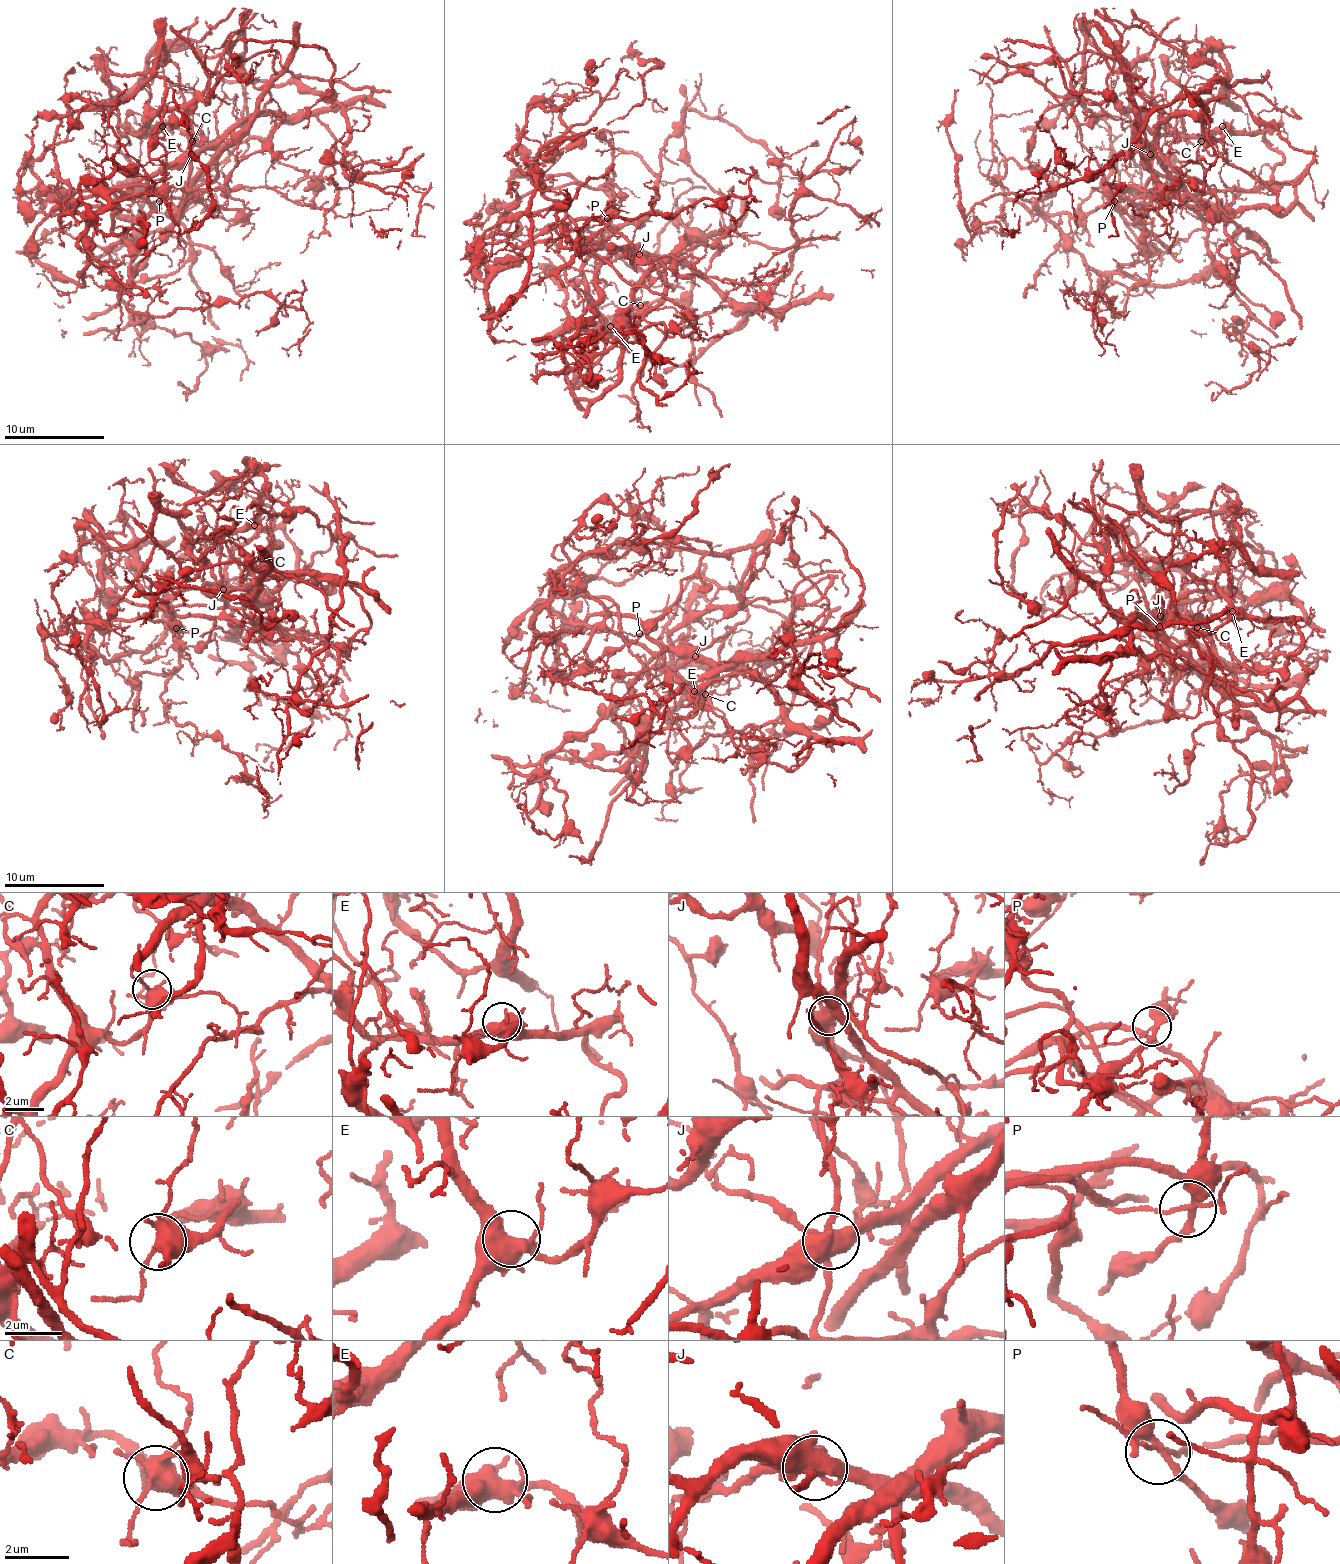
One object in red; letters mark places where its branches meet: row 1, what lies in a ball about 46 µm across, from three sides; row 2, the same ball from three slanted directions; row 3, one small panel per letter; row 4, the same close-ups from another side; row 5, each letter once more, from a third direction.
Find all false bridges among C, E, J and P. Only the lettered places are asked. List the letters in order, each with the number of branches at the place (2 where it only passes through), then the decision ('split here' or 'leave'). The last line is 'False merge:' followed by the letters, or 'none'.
C: 6 branches meet; leave
E: 6 branches meet; leave
J: 5 branches meet; split here
P: 3 branches meet; split here
False merge: J, P

